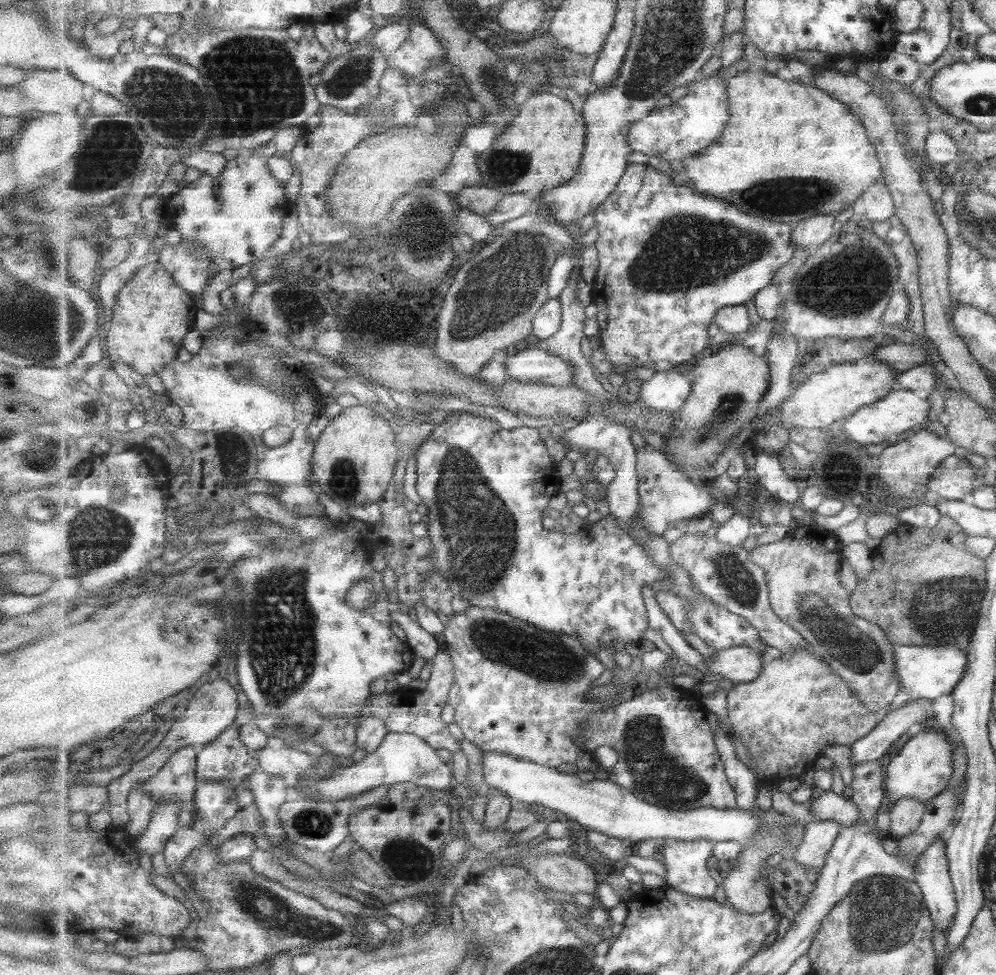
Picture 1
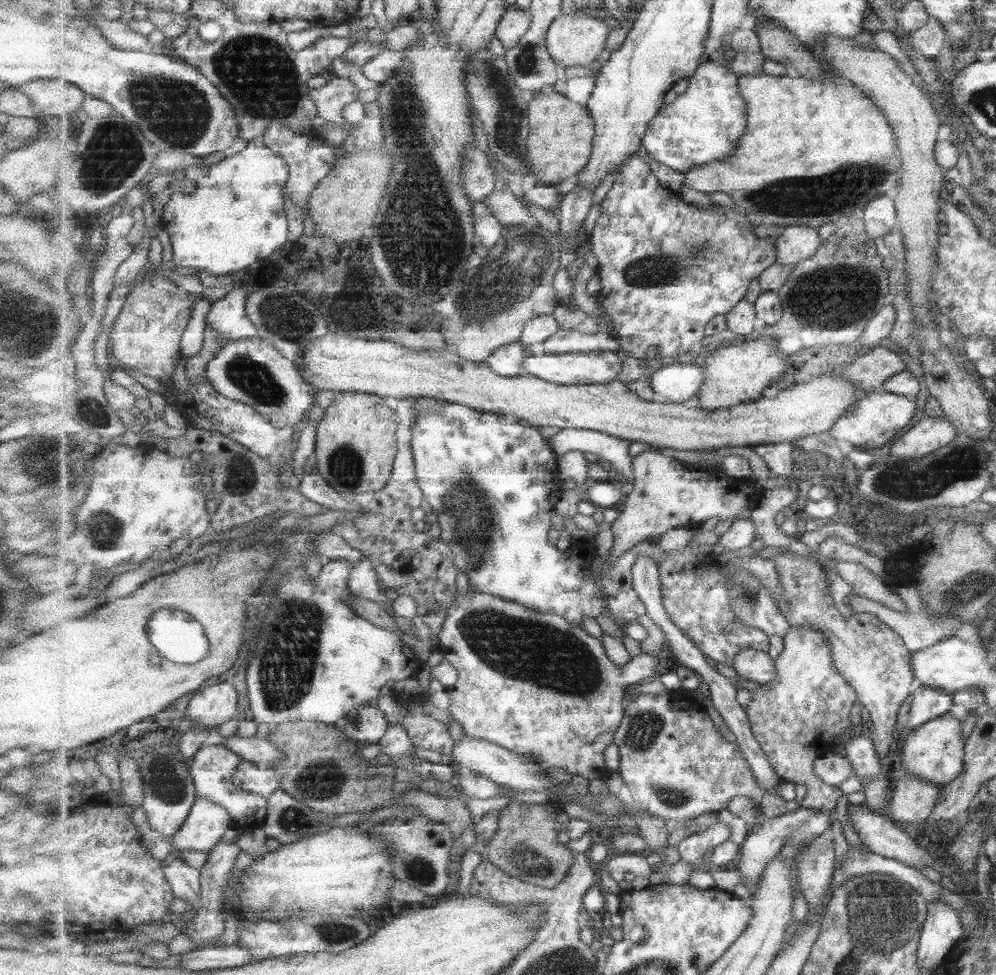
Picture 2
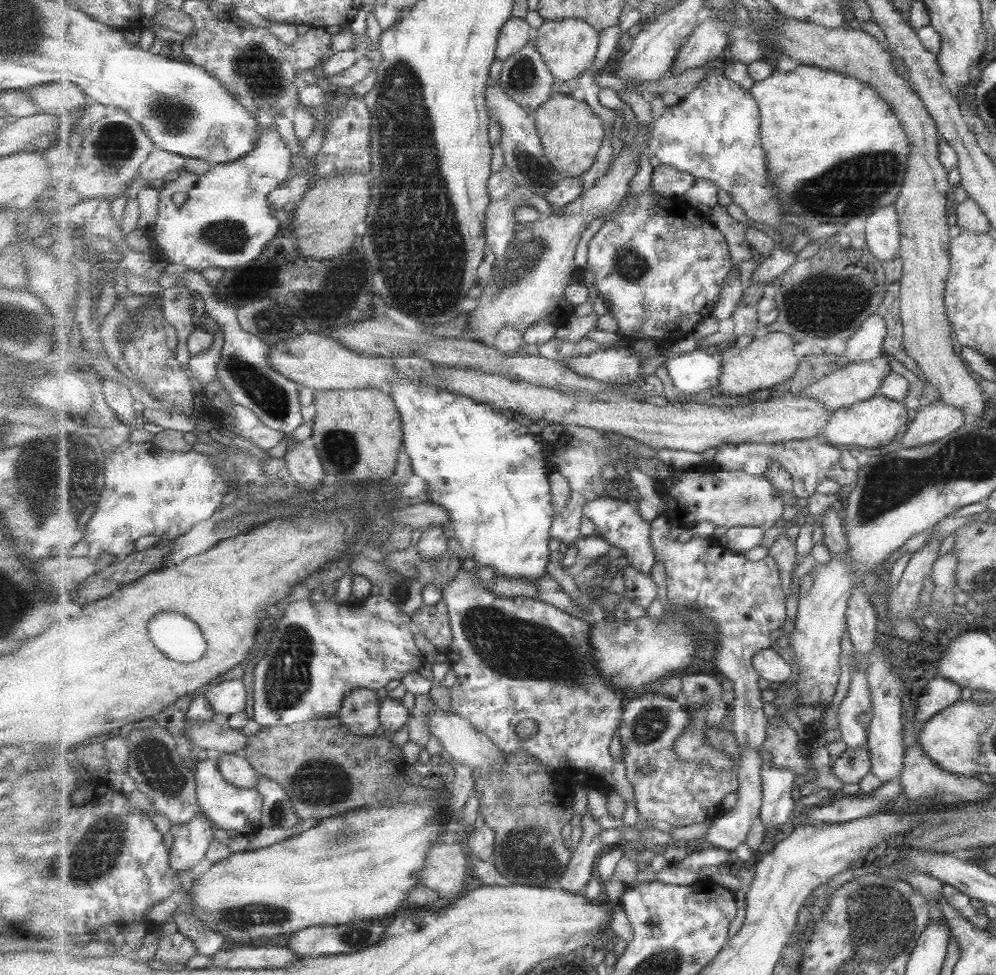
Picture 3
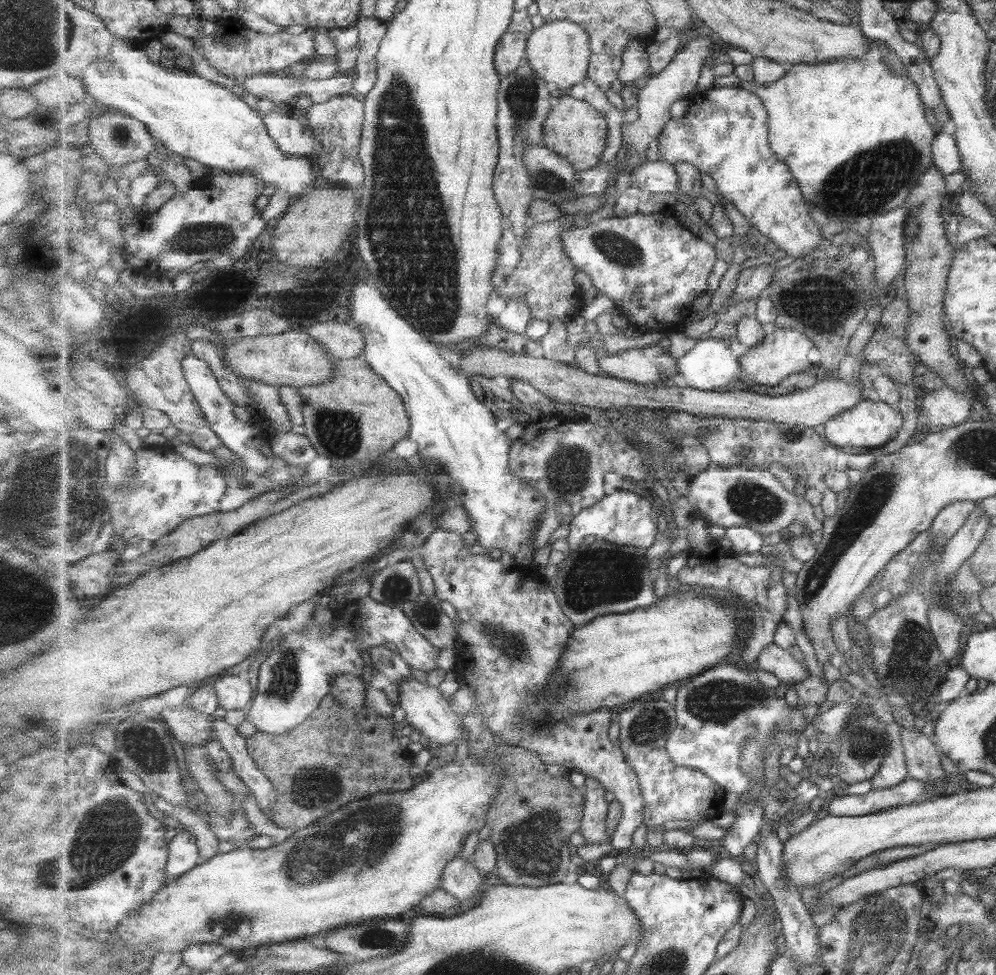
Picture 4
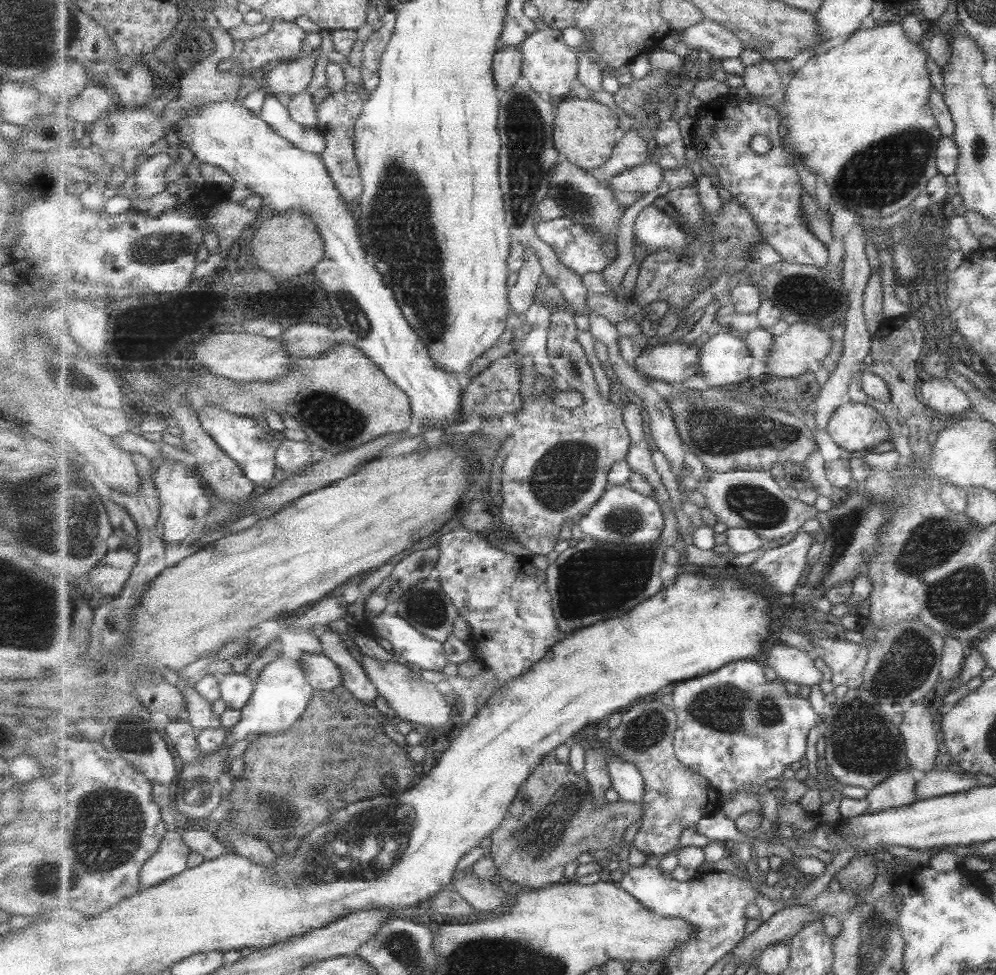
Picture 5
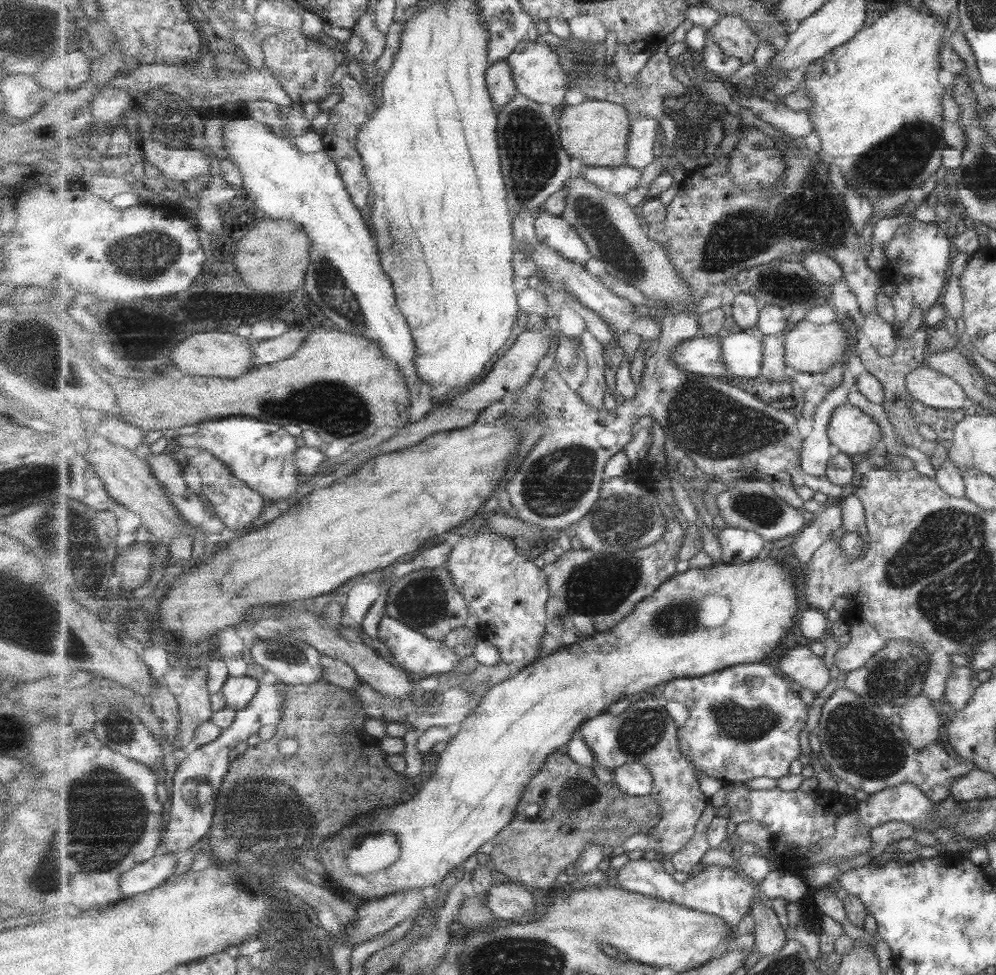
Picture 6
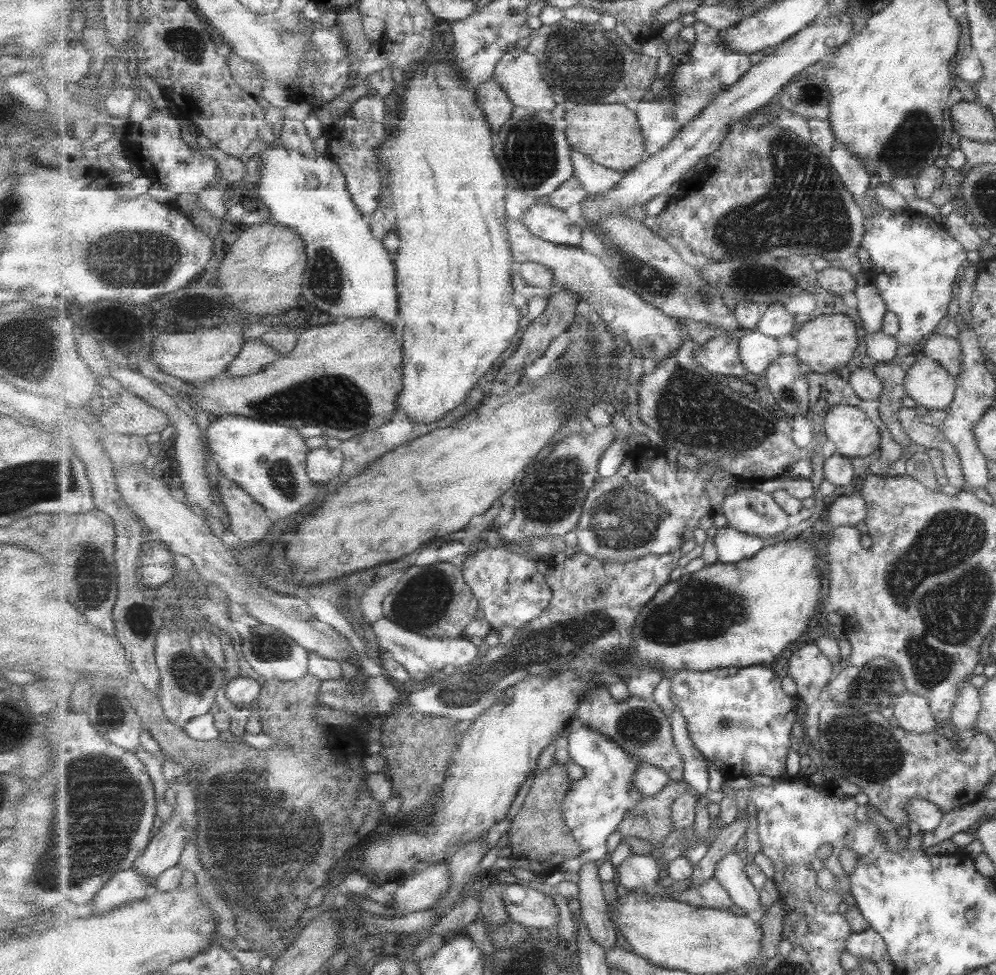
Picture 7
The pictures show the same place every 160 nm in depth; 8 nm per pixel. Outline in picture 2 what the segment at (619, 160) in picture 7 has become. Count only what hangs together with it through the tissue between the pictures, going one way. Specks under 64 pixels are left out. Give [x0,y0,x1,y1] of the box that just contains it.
[525,90,594,185]

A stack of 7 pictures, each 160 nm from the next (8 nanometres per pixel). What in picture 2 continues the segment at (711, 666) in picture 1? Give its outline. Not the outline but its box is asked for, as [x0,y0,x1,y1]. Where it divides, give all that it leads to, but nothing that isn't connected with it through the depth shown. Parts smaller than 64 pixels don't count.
[734,650,776,685]

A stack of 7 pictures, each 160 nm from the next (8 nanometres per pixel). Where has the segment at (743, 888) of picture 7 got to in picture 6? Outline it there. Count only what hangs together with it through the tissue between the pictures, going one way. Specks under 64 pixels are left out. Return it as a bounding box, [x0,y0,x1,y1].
[749,899,790,958]

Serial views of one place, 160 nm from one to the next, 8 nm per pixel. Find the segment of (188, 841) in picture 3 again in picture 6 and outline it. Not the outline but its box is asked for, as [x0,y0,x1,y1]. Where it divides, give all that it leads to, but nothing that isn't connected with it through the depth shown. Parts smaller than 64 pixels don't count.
[119,849,178,898]

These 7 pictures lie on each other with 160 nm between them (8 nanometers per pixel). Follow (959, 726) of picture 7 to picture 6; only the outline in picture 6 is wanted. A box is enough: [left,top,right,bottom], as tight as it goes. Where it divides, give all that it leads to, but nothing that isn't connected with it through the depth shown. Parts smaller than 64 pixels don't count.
[944,661,975,712]

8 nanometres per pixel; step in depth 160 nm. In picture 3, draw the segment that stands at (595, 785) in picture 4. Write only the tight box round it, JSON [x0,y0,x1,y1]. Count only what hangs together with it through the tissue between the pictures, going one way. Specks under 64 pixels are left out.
[559,812,605,895]

